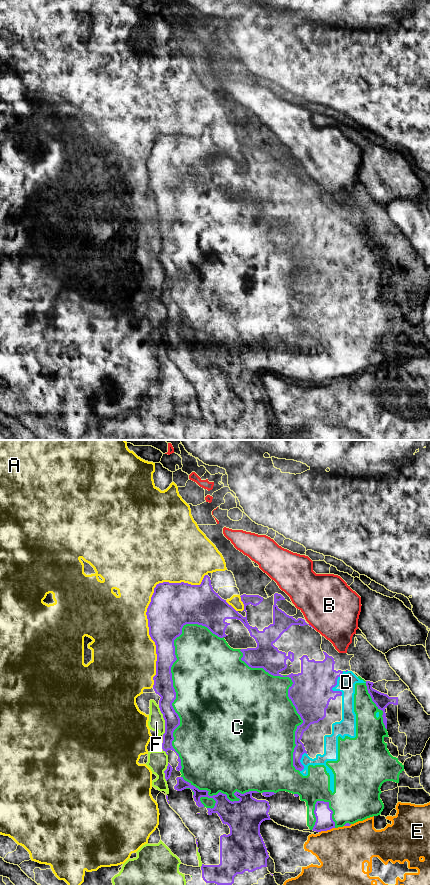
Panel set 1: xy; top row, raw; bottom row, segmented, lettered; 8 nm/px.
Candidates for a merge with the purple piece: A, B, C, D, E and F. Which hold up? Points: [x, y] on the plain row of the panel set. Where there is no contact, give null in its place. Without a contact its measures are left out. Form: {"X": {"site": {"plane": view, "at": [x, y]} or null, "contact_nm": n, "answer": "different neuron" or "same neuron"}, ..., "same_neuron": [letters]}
{"A": {"site": {"plane": "xy", "at": [147, 161]}, "contact_nm": 1000, "answer": "different neuron"}, "B": {"site": {"plane": "xy", "at": [310, 177]}, "contact_nm": 70, "answer": "different neuron"}, "C": {"site": {"plane": "xy", "at": [174, 243]}, "contact_nm": 1200, "answer": "same neuron"}, "D": {"site": {"plane": "xy", "at": [335, 237]}, "contact_nm": 220, "answer": "same neuron"}, "E": {"site": {"plane": "xy", "at": [326, 382]}, "contact_nm": 130, "answer": "different neuron"}, "F": {"site": {"plane": "xy", "at": [164, 271]}, "contact_nm": 240, "answer": "different neuron"}, "same_neuron": ["C", "D"]}

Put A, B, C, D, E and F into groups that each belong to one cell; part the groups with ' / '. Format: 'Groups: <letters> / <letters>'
Groups: A F / B / C D / E

